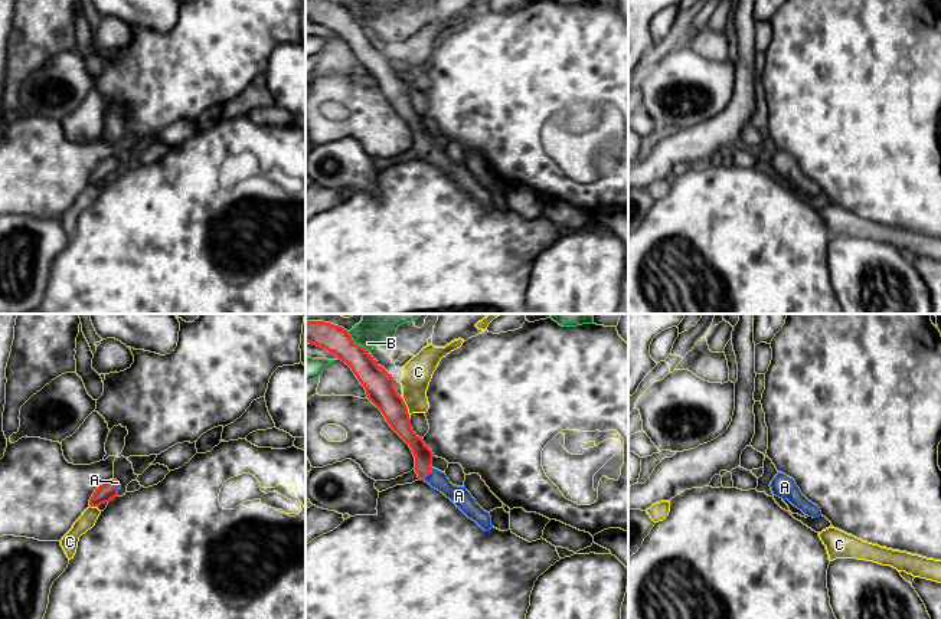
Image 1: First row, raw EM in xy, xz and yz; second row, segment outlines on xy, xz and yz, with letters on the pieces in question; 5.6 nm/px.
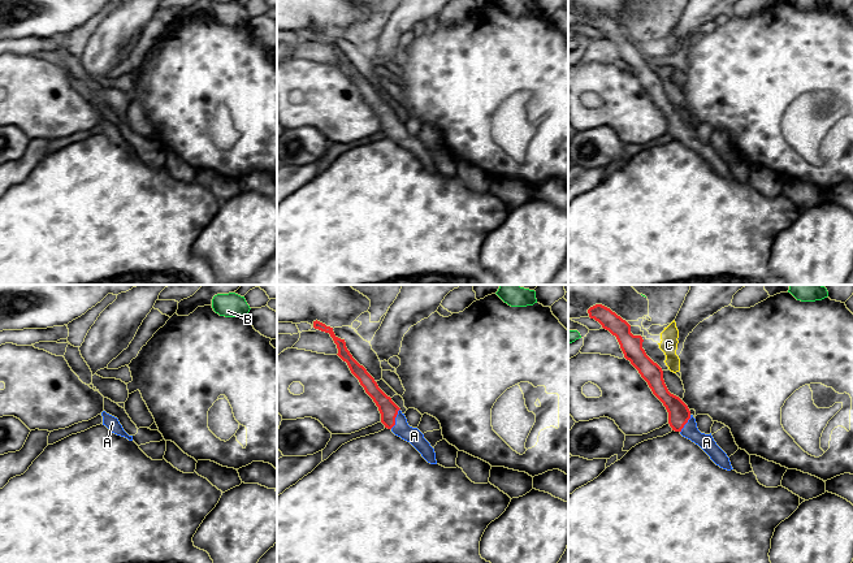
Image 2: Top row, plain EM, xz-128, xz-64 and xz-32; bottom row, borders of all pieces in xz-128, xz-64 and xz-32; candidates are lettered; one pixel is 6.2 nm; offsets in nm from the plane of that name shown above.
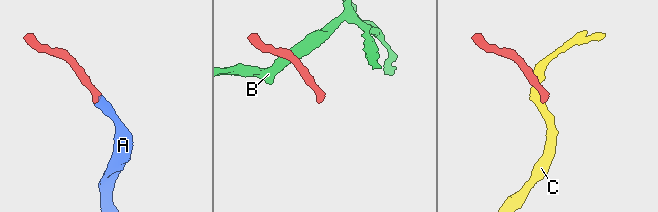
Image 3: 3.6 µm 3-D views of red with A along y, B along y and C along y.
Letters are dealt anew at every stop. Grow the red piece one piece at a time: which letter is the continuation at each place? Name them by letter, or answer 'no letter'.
A

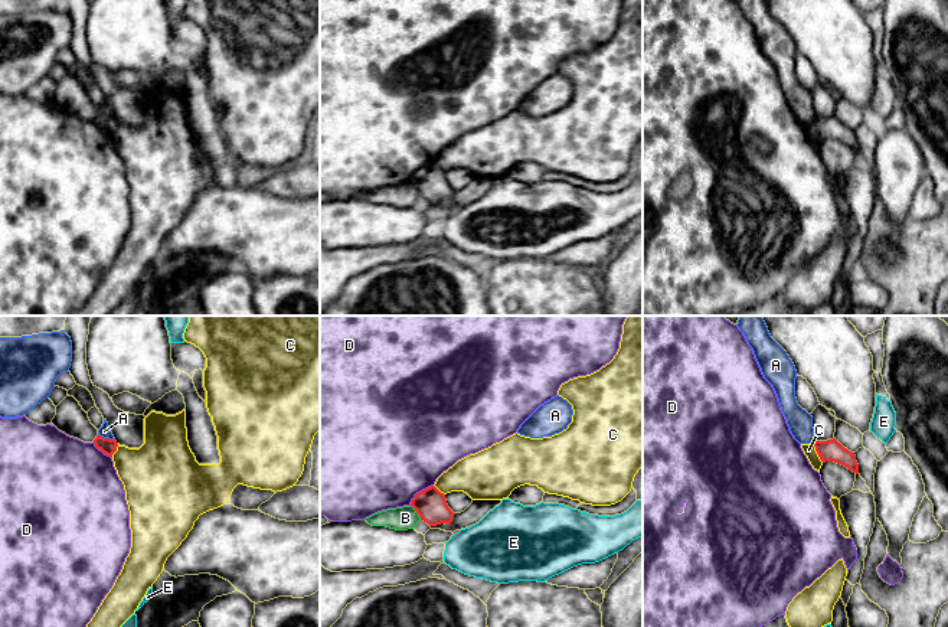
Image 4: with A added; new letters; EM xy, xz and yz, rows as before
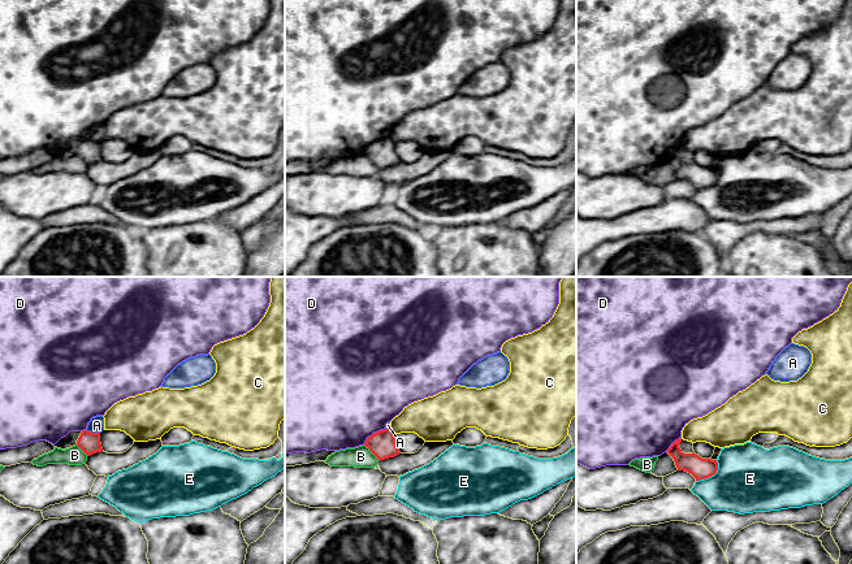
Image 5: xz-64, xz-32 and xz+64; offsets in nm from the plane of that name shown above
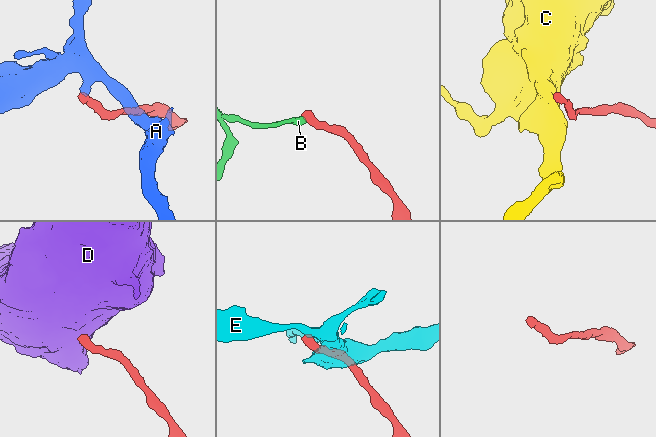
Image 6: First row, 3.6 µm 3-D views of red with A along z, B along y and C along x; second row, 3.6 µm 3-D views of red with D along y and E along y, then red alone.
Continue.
no letter

